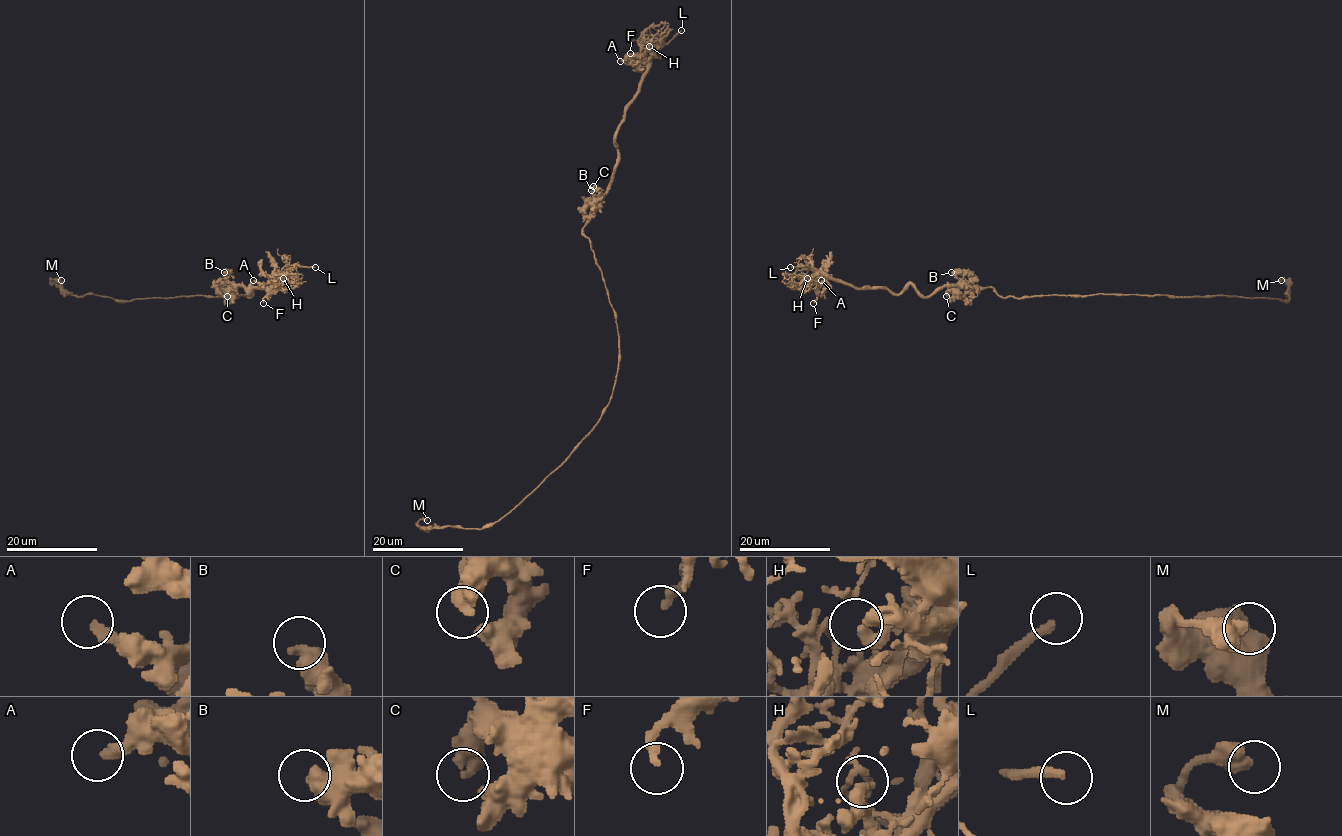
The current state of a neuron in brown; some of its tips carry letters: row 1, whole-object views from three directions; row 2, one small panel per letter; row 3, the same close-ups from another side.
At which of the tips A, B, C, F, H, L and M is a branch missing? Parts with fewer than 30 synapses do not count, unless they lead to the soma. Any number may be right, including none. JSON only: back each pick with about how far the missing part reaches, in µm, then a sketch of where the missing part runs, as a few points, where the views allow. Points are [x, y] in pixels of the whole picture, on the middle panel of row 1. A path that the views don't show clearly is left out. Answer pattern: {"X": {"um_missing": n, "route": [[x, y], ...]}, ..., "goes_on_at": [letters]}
{"L": {"um_missing": 80}, "goes_on_at": ["L"]}

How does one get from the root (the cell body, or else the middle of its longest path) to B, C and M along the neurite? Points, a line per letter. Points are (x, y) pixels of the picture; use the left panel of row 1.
B: (250, 296), (223, 297), (216, 288), (227, 283), (224, 272)
C: (250, 296), (223, 297), (216, 288), (232, 287), (227, 296)
M: (250, 296), (252, 294), (116, 301), (96, 295), (68, 295), (52, 279), (61, 280)

